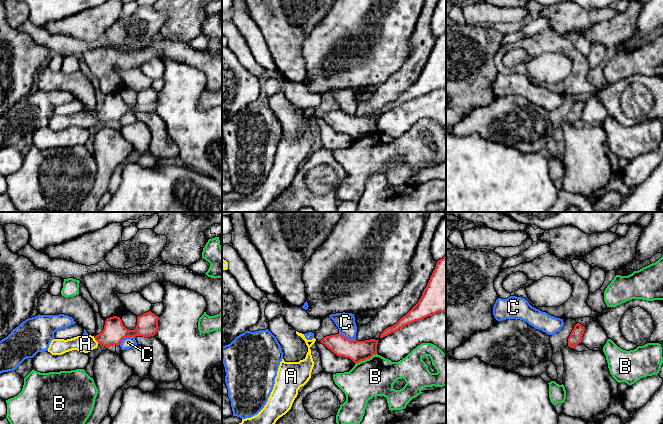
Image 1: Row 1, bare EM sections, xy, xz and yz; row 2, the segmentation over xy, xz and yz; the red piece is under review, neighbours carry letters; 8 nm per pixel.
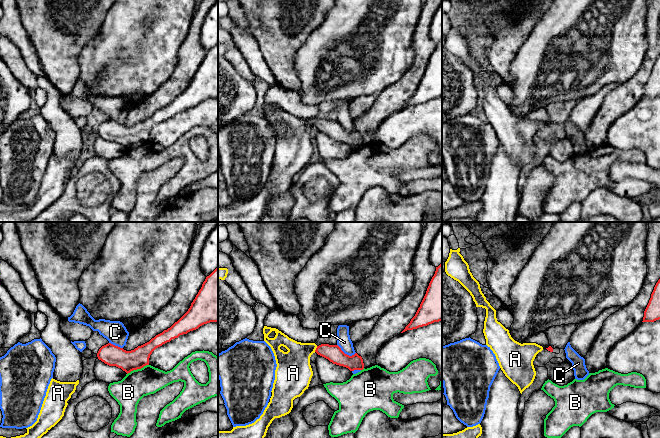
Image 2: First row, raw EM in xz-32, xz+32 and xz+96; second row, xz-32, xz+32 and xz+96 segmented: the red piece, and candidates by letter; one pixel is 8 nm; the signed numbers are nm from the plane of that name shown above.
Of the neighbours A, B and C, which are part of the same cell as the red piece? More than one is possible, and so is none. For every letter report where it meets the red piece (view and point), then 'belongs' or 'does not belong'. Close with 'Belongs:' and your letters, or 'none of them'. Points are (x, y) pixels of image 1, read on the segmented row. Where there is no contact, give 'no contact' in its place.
A: contact xy (95, 339); belongs
B: contact xz (365, 359); does not belong
C: contact xy (126, 336); does not belong
Belongs: A

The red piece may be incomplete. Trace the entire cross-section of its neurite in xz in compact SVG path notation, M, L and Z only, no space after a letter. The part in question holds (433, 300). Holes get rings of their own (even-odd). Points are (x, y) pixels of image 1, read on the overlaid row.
M446 255L437 261L436 267L418 303L396 324L386 328L381 333L380 338L438 312L446 312Z

